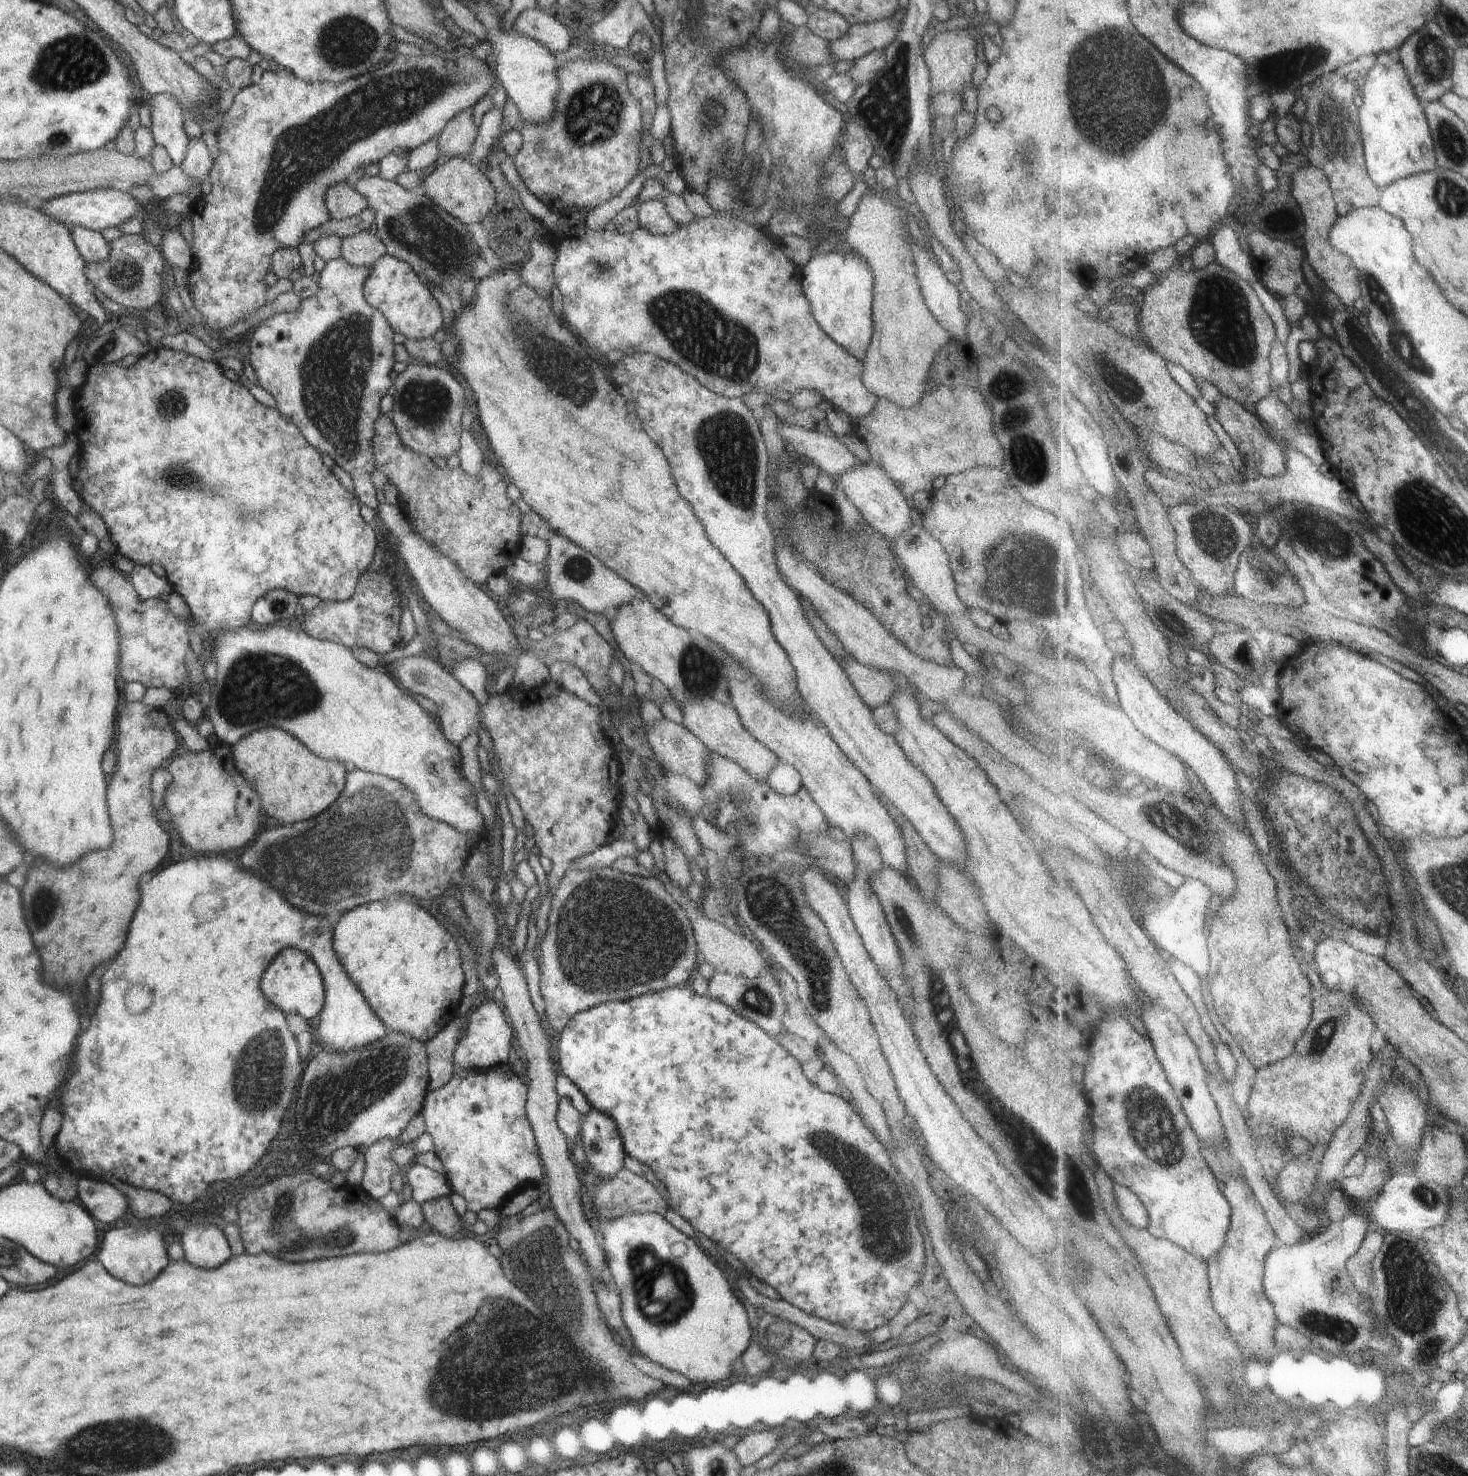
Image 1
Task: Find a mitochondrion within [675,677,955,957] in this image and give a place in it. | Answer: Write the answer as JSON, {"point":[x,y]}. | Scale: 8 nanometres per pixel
{"point":[734,802]}

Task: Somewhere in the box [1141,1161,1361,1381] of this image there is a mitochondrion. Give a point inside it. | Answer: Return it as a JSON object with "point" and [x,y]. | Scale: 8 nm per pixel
{"point":[1341,1330]}

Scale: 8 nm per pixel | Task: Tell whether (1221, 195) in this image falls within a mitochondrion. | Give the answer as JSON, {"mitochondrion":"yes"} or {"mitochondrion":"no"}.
{"mitochondrion":"no"}

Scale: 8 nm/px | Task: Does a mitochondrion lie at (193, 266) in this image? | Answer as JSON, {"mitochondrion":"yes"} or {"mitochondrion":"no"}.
{"mitochondrion":"no"}

